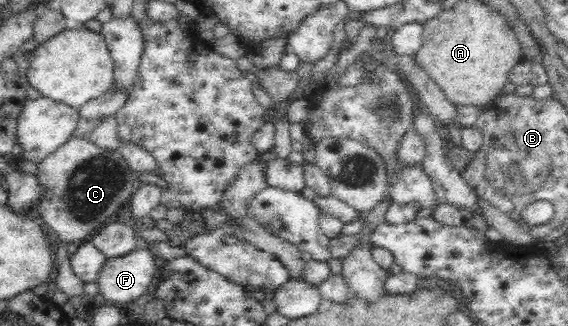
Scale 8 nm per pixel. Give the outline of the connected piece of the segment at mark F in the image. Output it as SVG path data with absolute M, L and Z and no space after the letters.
M141 246L123 254L123 256L107 258L101 267L98 279L95 281L99 289L98 294L105 300L113 302L113 305L138 303L144 296L147 296L147 289L158 273L157 266L157 259L153 258L151 253Z

